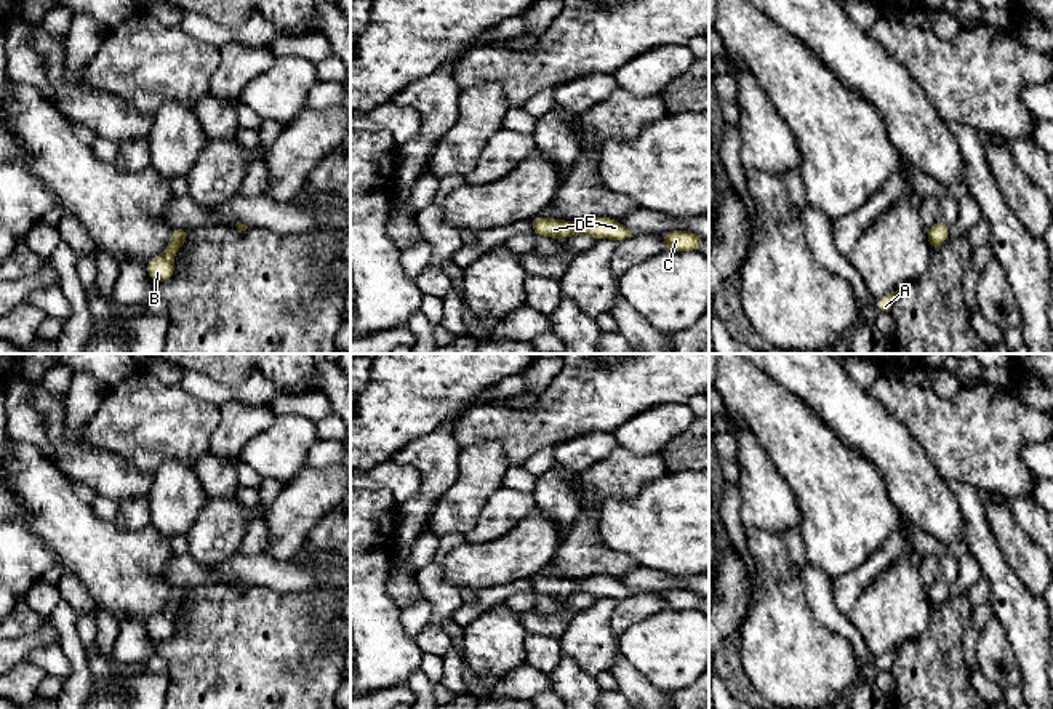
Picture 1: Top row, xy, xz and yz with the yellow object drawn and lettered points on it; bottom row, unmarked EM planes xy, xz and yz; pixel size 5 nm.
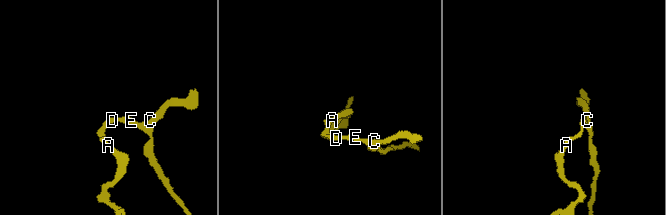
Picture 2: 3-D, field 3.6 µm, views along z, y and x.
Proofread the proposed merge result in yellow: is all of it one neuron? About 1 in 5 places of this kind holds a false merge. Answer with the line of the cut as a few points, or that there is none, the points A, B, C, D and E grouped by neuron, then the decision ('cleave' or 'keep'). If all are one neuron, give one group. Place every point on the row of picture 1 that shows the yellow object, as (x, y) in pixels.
no cut; A B C D E; keep

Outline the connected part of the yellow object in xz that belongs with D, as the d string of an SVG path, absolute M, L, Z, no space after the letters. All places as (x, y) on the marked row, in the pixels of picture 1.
M536 214L531 218L531 232L549 238L567 238L584 234L597 240L613 238L616 242L634 237L619 221L605 216L597 216L586 221L563 221L559 218L551 219Z

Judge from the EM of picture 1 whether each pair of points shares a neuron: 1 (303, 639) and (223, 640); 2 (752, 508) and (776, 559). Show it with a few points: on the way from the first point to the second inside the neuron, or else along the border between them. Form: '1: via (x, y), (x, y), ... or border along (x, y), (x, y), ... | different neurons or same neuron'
1: via (284, 639), (242, 640) | same neuron
2: border along (746, 528), (765, 528), (781, 536) | different neurons

